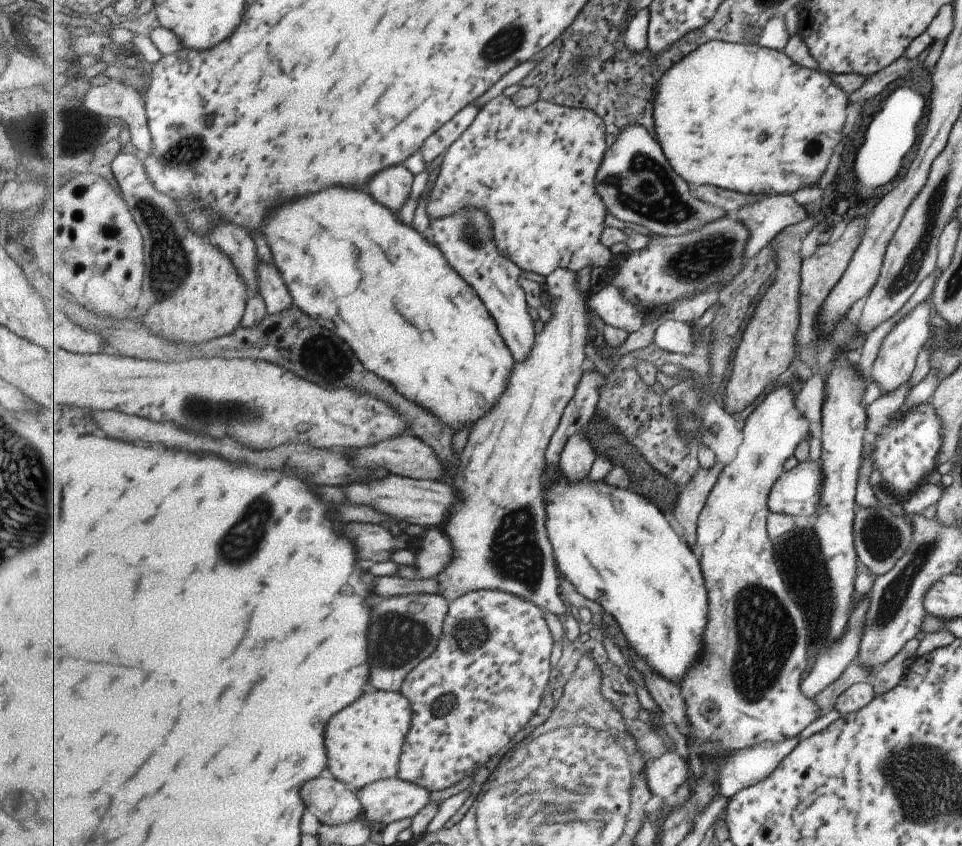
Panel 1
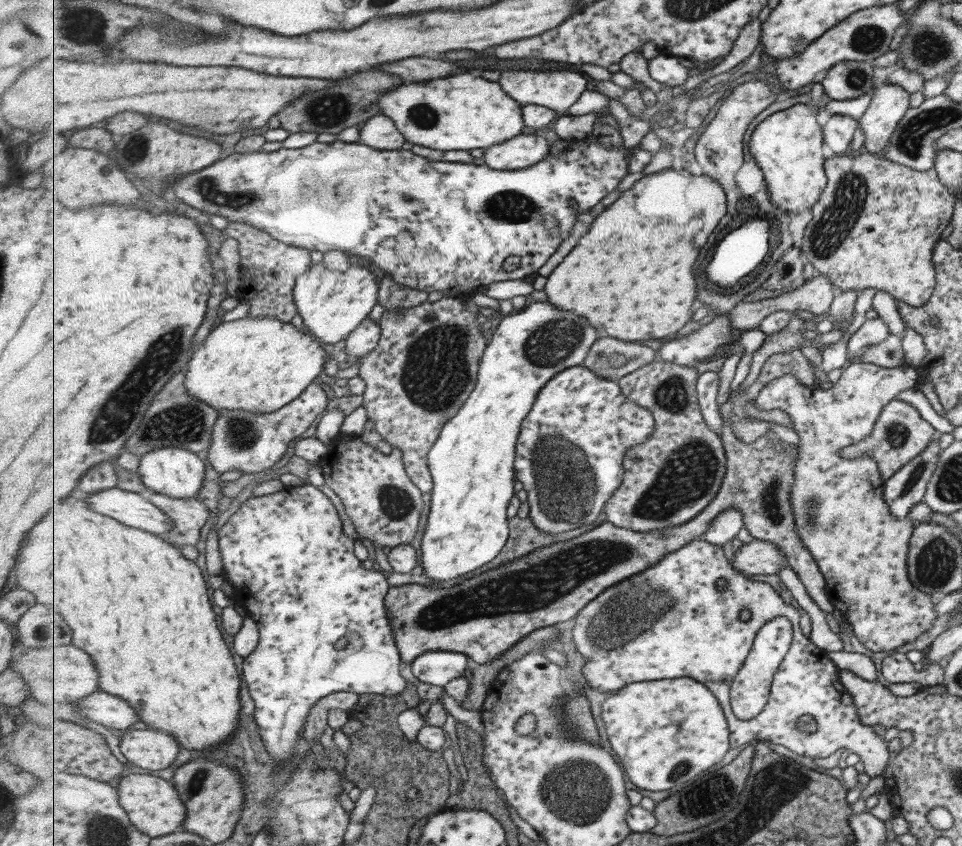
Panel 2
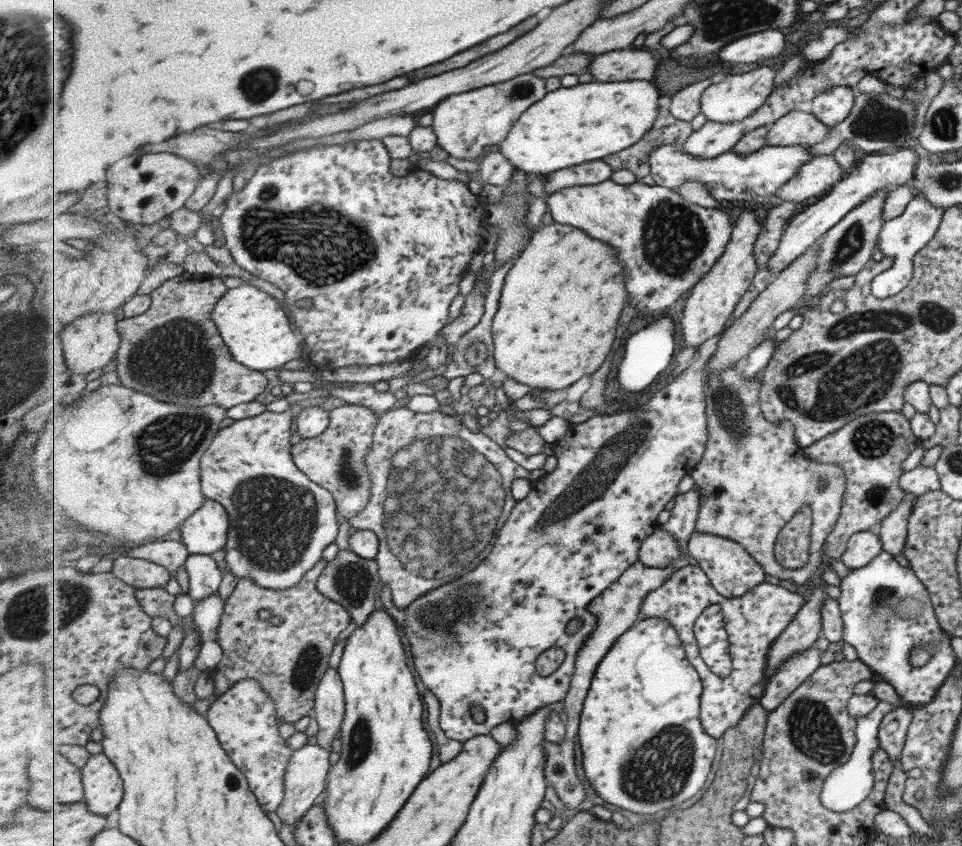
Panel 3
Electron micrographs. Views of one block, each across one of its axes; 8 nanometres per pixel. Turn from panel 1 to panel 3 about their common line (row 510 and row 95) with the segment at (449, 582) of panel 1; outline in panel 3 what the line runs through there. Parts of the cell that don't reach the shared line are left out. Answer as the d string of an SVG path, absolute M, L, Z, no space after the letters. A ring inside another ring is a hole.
M523 74L503 84L494 83L479 90L470 90L446 98L430 110L433 116L431 127L438 136L439 154L461 160L476 160L482 164L491 150L499 150L500 144L509 136L521 114L545 96L545 80L535 74Z

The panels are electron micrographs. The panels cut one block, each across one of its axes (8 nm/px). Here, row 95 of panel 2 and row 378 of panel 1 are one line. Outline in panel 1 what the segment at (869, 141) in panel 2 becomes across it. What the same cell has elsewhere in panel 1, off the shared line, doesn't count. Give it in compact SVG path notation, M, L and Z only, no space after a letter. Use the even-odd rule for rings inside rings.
M925 302L917 304L909 313L901 317L883 338L877 357L871 366L871 372L869 372L870 380L879 385L881 393L892 391L909 380L914 370L917 354L928 342L930 336L929 314L929 306Z

